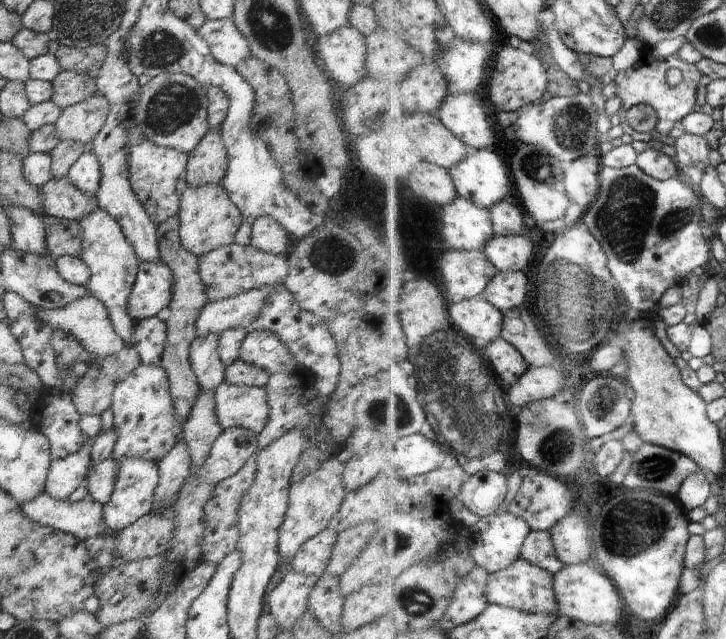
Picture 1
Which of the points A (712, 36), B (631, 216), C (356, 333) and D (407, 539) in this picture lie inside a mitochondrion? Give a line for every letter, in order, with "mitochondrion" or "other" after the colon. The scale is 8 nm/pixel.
A: mitochondrion
B: mitochondrion
C: other
D: mitochondrion

